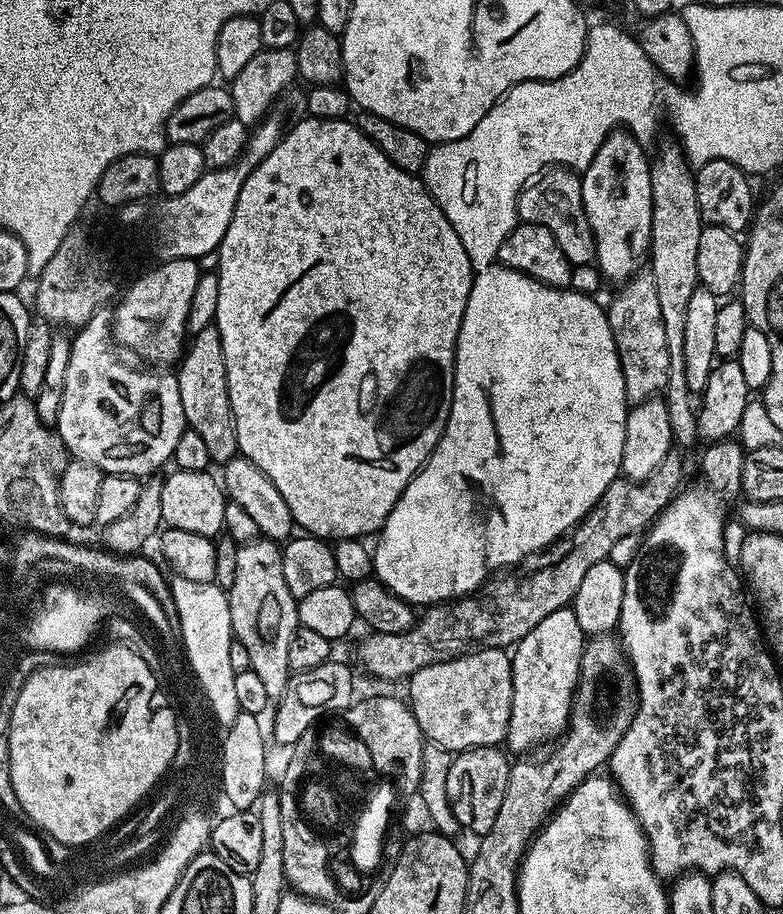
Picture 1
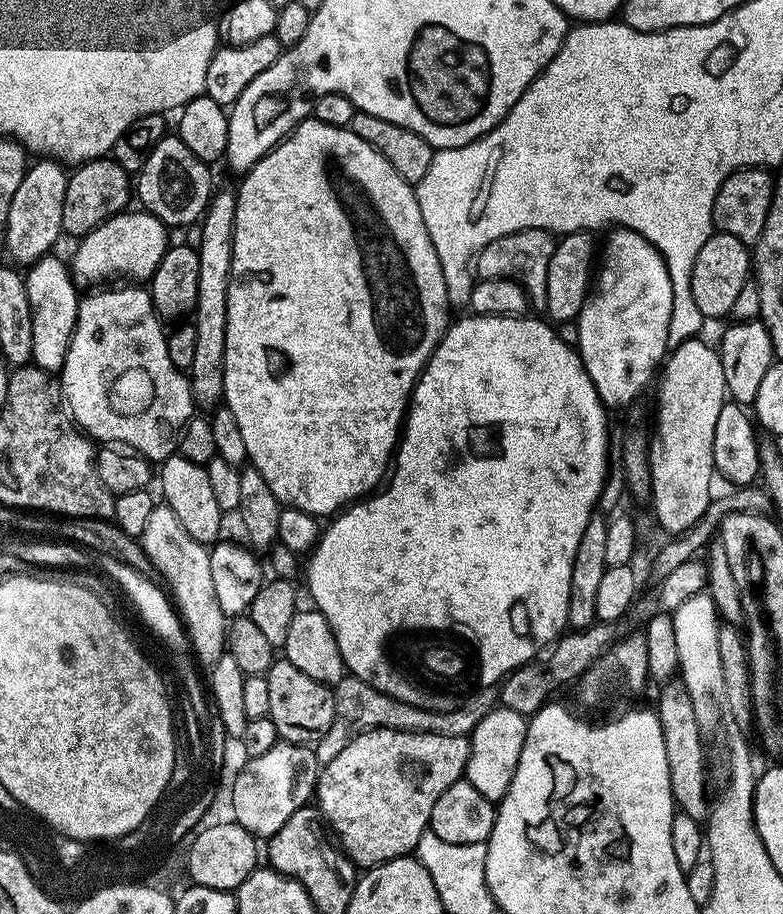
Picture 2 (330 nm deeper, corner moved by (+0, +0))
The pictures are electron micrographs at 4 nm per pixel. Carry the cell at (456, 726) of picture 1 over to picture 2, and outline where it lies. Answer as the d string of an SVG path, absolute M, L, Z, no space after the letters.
M497 706L486 714L470 735L470 754L468 764L464 767L464 776L482 794L482 798L493 802L504 799L510 790L510 782L514 778L514 770L518 766L518 758L522 758L522 746L526 742L528 720L514 710Z

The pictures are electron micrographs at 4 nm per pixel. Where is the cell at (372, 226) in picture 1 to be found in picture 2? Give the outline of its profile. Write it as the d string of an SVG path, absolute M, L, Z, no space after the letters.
M315 118L301 120L276 147L243 173L241 180L244 181L236 192L234 258L228 283L223 403L234 414L238 430L242 430L251 467L266 478L266 486L274 490L274 498L289 508L306 510L317 518L328 518L371 493L377 487L375 484L380 479L381 483L389 471L412 389L450 324L450 305L442 266L430 242L426 222L422 222L415 187L408 184L406 178L402 178L402 174L398 174L398 170L394 170L394 166L370 146L370 142L362 142L351 127L330 126Z

